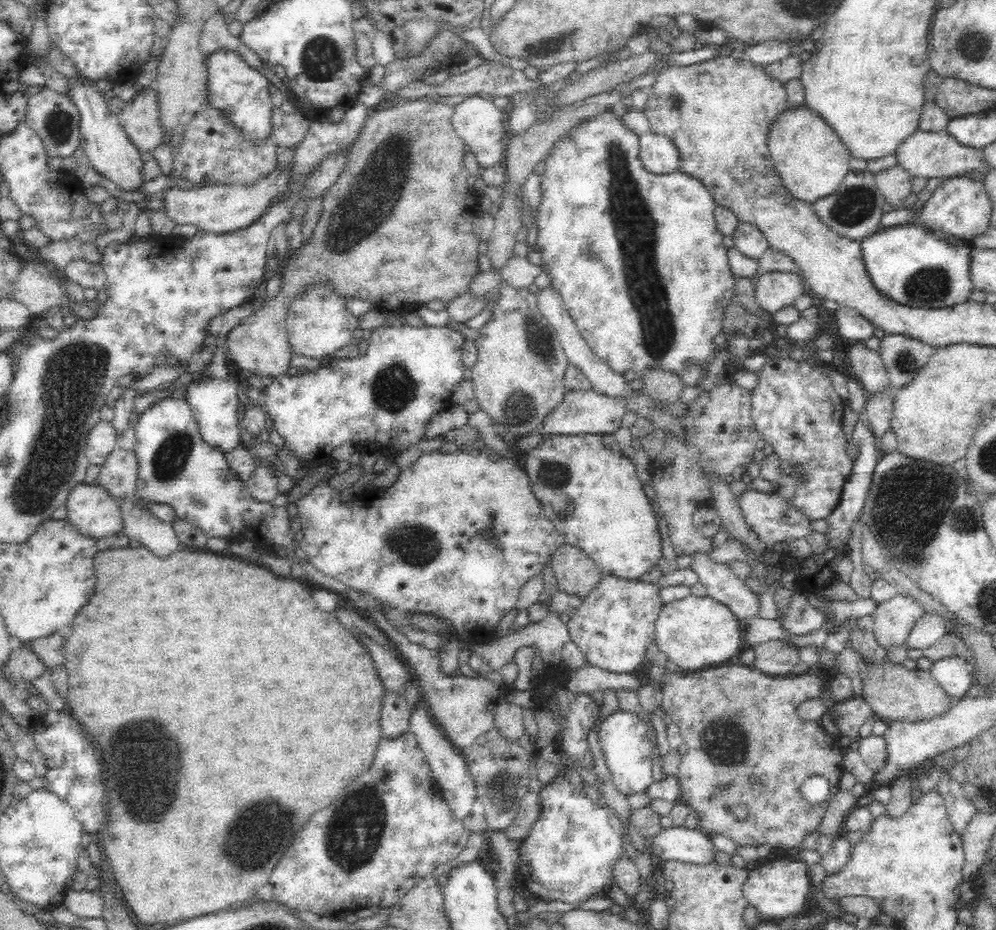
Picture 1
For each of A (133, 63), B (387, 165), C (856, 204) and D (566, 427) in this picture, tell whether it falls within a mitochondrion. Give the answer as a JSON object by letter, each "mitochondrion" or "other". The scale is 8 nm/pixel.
{"A":"other","B":"mitochondrion","C":"mitochondrion","D":"other"}

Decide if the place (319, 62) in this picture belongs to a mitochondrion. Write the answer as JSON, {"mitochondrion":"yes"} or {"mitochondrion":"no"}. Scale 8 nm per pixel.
{"mitochondrion":"yes"}

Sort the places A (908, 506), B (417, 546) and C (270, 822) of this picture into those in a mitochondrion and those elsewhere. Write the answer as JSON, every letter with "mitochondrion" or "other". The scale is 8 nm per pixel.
{"A":"mitochondrion","B":"mitochondrion","C":"mitochondrion"}

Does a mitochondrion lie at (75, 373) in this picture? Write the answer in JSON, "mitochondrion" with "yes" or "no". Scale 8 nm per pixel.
{"mitochondrion":"yes"}

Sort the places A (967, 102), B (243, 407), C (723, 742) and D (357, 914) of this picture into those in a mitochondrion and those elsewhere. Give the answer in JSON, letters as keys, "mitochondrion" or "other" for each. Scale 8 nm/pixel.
{"A":"other","B":"other","C":"mitochondrion","D":"other"}

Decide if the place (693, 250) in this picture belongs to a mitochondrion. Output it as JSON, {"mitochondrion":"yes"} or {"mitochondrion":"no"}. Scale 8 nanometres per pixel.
{"mitochondrion":"no"}

